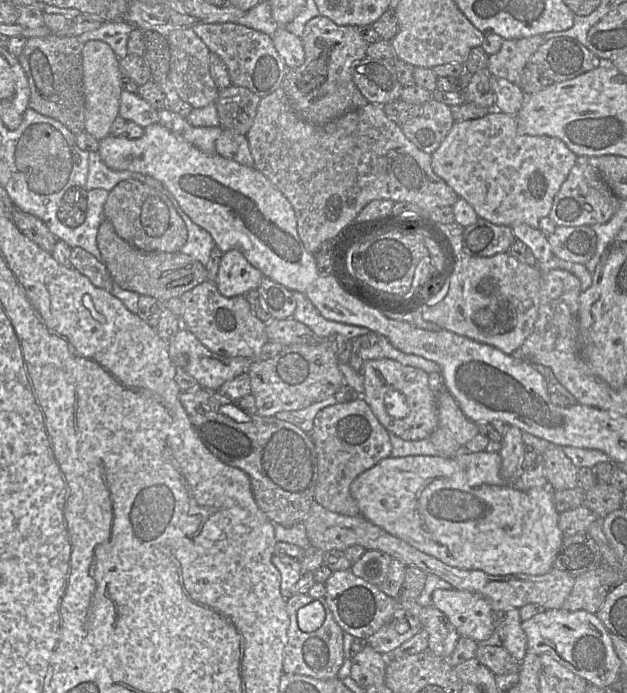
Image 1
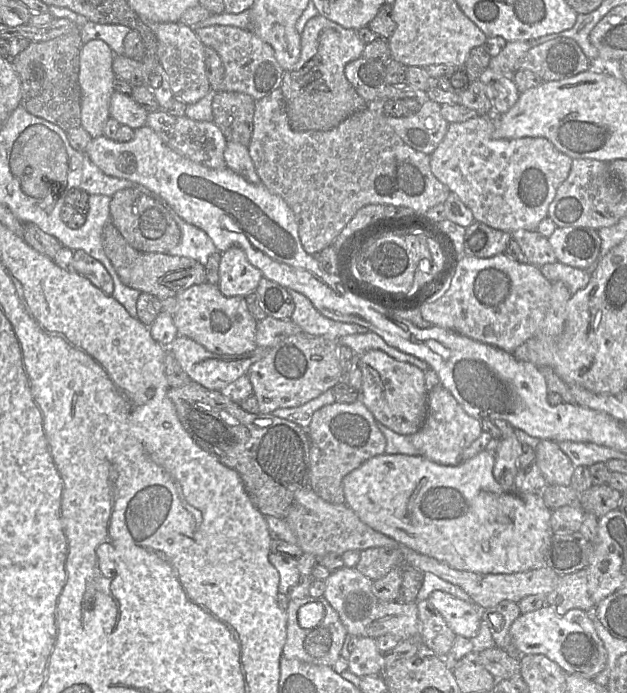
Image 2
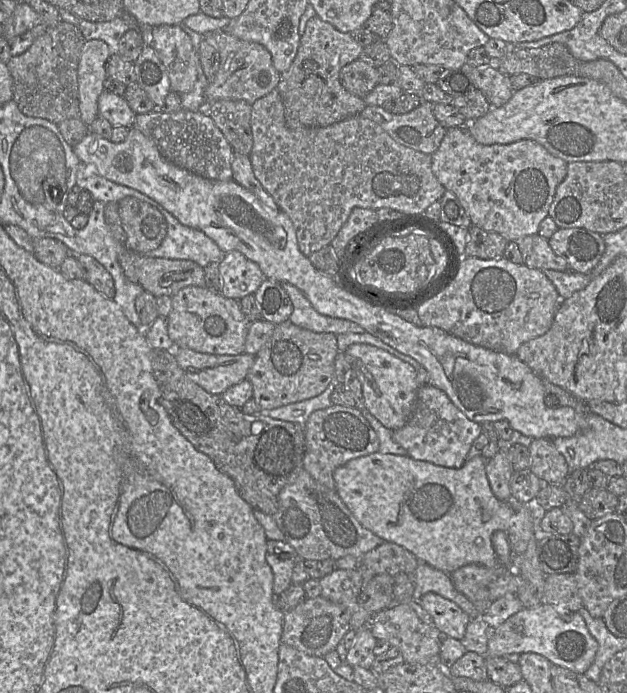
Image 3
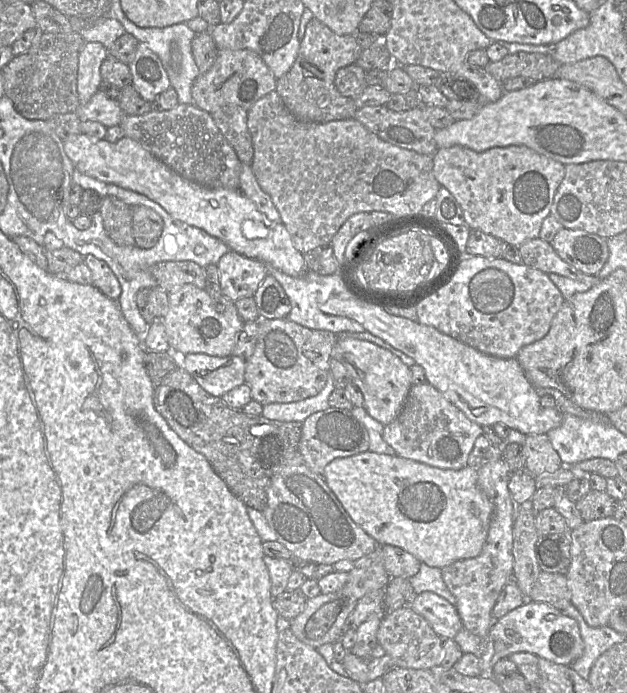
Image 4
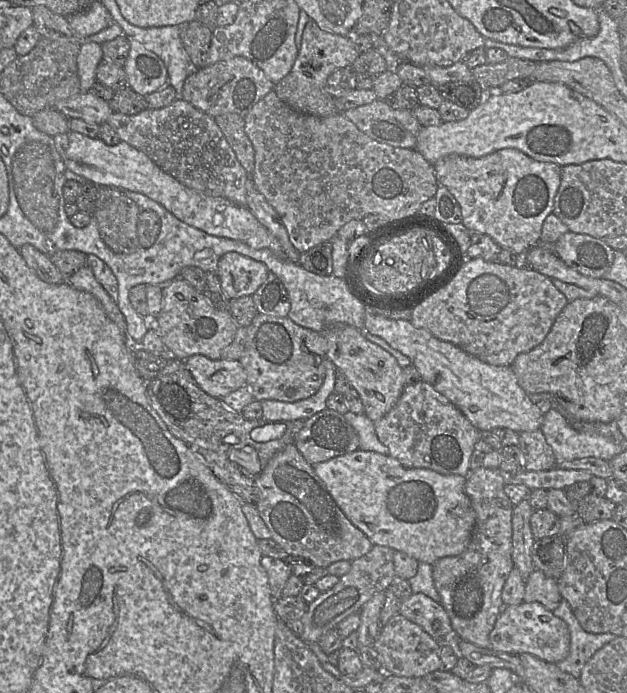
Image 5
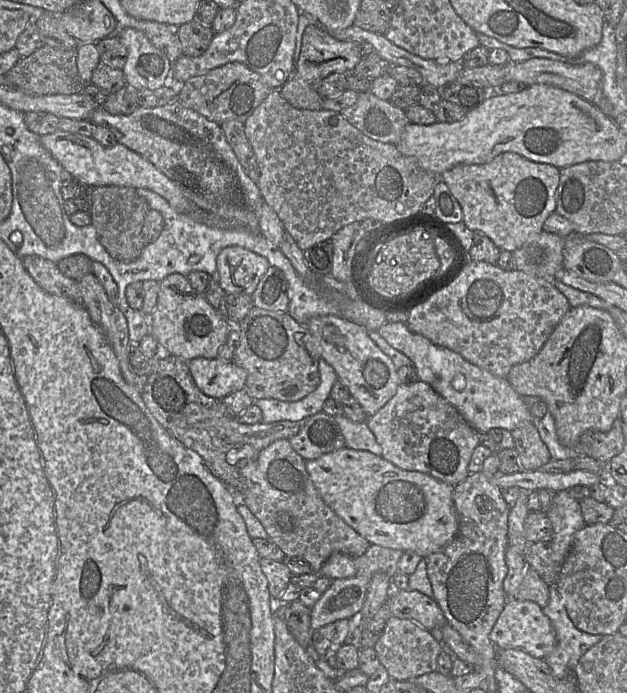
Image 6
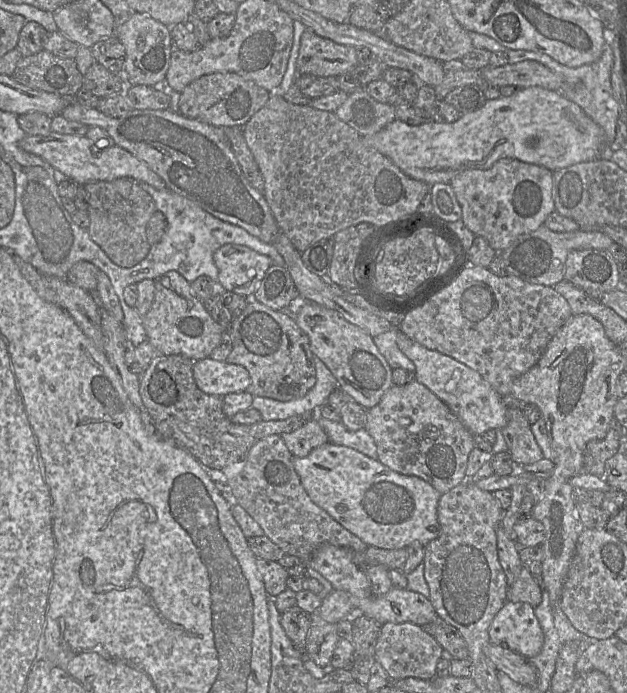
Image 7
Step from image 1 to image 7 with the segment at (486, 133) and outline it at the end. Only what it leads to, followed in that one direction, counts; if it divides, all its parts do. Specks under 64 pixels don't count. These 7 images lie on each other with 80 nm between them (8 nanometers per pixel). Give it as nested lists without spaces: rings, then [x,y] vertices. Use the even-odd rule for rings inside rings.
[[[501,158],[498,161],[496,161],[492,165],[492,167],[488,169],[479,169],[479,168],[466,169],[457,174],[456,176],[454,176],[450,180],[449,184],[453,188],[456,198],[461,206],[462,210],[461,220],[463,221],[464,225],[475,235],[484,237],[488,241],[490,246],[493,249],[497,250],[498,252],[502,252],[503,250],[505,250],[519,236],[537,230],[542,224],[544,224],[548,215],[553,211],[555,211],[555,202],[553,199],[553,171],[543,166],[526,163],[515,158]]]

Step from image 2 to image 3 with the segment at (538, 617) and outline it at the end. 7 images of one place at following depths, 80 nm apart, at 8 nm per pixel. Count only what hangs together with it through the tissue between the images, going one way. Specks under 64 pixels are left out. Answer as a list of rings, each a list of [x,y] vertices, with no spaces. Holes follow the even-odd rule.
[[[540,604],[535,608],[523,607],[495,630],[492,629],[485,657],[532,652],[544,656],[553,665],[584,674],[592,664],[597,649],[597,641],[578,612],[557,610],[550,604]]]

